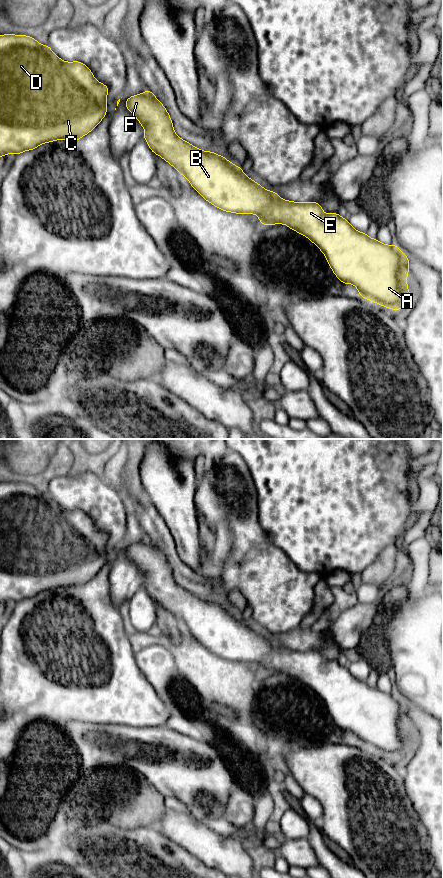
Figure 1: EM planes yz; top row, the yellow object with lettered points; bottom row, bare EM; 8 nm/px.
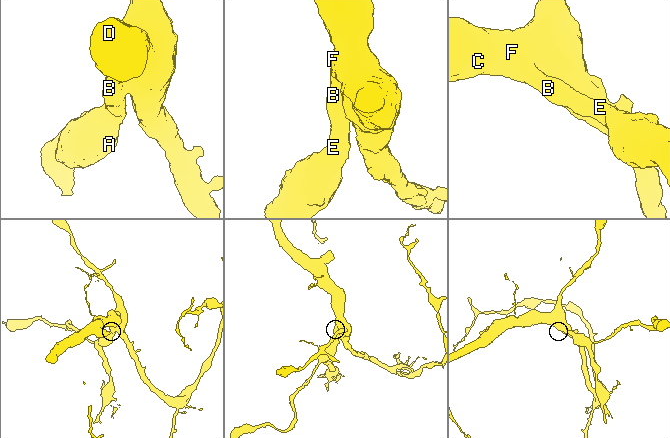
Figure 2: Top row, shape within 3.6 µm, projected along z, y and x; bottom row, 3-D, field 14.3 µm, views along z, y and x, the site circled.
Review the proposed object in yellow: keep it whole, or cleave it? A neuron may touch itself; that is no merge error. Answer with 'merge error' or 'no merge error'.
no merge error

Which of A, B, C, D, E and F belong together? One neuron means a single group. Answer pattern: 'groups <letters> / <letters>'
groups A B C D E F

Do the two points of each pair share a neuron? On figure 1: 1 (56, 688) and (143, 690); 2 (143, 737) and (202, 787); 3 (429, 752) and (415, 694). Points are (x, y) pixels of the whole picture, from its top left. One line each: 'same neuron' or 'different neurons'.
1: same neuron
2: same neuron
3: different neurons

